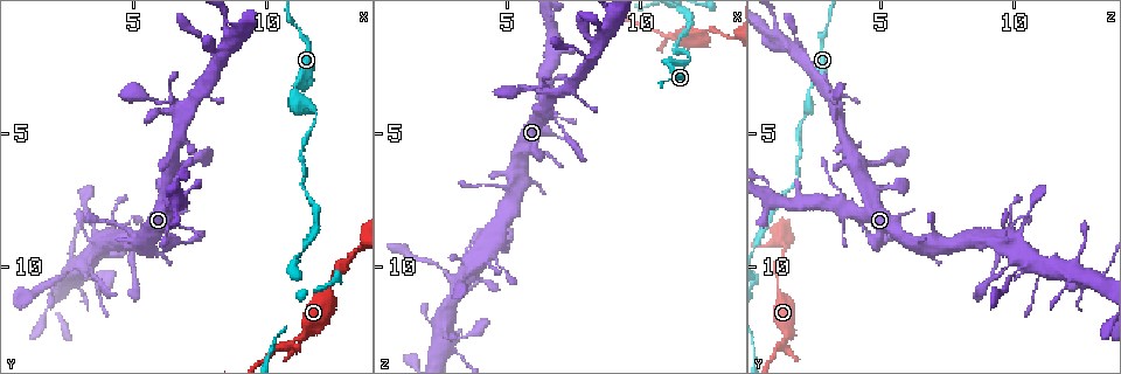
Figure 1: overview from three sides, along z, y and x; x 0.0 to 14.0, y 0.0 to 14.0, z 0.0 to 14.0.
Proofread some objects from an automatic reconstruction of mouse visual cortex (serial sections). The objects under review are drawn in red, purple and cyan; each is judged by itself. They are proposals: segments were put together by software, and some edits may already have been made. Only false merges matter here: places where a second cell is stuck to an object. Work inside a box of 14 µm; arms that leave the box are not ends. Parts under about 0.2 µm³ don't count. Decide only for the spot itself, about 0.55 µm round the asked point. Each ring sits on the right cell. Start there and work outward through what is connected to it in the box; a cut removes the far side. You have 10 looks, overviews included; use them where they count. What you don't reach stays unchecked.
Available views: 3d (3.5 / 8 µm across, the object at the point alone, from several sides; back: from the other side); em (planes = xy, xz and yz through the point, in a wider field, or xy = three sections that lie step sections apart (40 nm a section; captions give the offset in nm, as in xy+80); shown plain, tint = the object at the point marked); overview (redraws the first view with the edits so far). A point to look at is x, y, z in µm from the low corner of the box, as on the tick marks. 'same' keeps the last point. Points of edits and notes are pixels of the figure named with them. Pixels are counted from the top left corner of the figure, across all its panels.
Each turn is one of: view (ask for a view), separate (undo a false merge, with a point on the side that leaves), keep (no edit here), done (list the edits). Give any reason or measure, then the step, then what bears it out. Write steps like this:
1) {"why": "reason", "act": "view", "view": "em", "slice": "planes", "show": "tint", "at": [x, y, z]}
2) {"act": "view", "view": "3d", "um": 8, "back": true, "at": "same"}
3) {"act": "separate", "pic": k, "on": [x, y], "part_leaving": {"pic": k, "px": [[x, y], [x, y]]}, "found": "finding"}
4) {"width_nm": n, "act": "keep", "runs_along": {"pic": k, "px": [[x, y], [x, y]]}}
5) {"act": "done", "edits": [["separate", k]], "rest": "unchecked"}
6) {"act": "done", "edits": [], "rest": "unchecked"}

{"why": "abrupt turn", "act": "view", "view": "3d", "um": 3.5, "at": [11.0, 3.4, 2.4]}

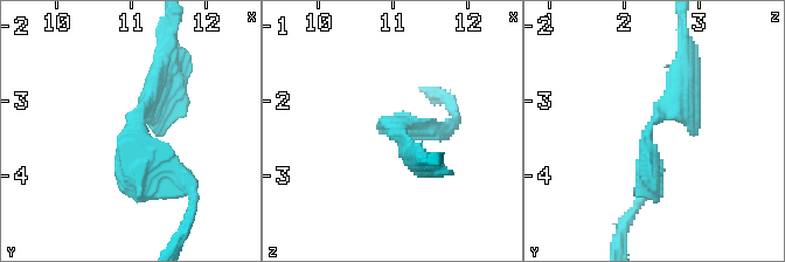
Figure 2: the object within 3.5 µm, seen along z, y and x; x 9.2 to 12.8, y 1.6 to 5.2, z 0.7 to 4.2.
{"why": "need the tissue", "act": "view", "view": "em", "slice": "planes", "show": "tint", "at": [11.10, 3.35, 2.40]}

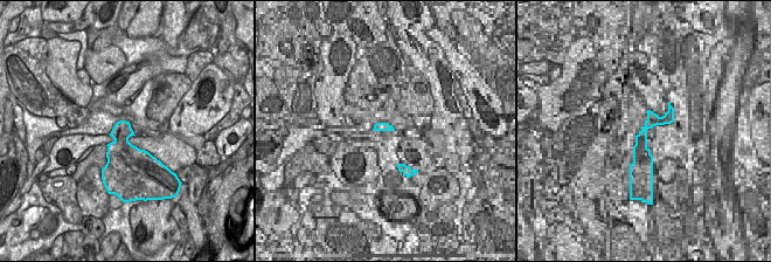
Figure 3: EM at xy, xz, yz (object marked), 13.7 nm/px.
{"act": "keep", "runs_along": {"pic": 2, "px": [[685, 61], [646, 140], [652, 176]]}, "found": "all the same cell"}

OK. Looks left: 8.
{"why": "sudden change in width", "act": "view", "view": "3d", "um": 3.5, "back": true, "at": [6.1, 4.1, 3.5]}

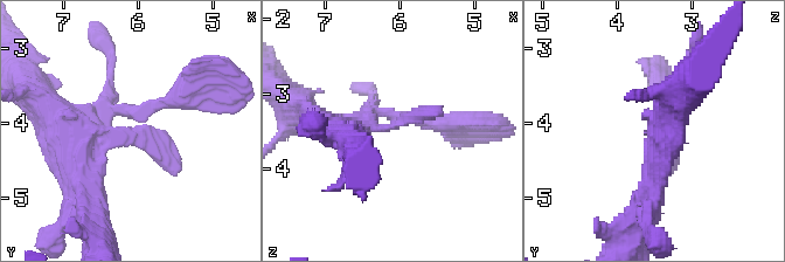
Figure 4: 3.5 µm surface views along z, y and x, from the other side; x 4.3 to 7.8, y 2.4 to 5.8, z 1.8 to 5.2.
{"act": "view", "view": "em", "slice": "xy", "step": 5, "show": "tint", "at": [6.10, 4.15, 3.45]}

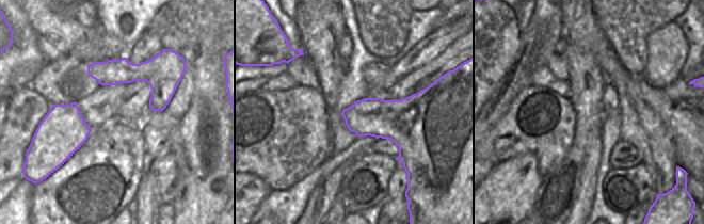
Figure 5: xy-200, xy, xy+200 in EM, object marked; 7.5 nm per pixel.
{"act": "keep", "runs_along": {"pic": 4, "px": [[337, 128], [447, 124]]}, "found": "all the same cell"}

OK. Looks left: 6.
{"why": "calibre changes", "act": "view", "view": "3d", "um": 8, "at": [3.3, 10.2, 13.3]}

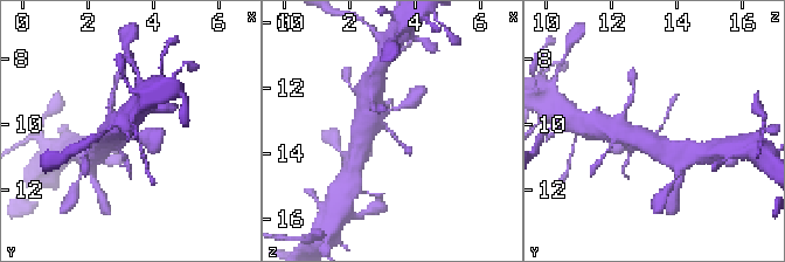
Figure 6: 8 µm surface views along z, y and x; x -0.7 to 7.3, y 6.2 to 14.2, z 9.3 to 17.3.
{"why": "now the EM", "act": "view", "view": "em", "slice": "xy", "step": 2, "show": "tint", "at": [3.3, 10.2, 13.4]}

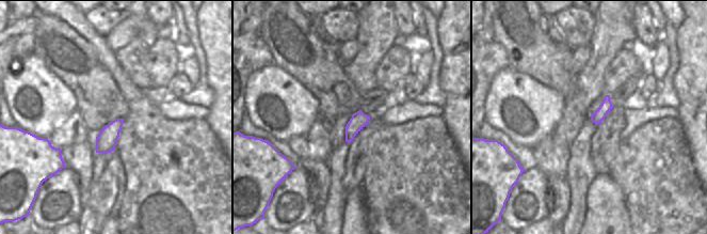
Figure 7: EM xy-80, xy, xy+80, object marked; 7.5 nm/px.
{"act": "keep", "runs_along": {"pic": 6, "px": [[369, 114], [405, 147]]}, "found": "one cell here"}

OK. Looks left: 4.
{"act": "view", "view": "3d", "um": 3.5, "at": [10.2, 13.3, 1.1]}

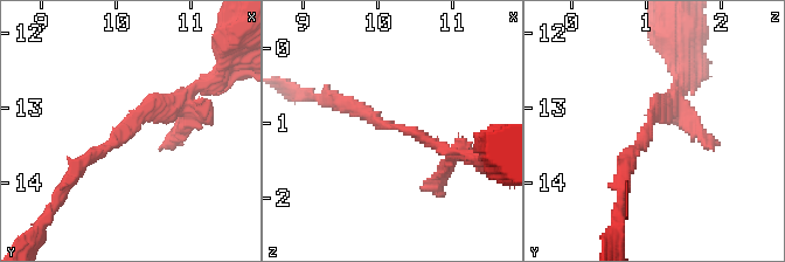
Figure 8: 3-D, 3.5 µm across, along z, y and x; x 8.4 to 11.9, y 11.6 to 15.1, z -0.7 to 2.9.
{"arm_widths_nm": [200, 200], "why": "now the EM", "act": "view", "view": "em", "slice": "xy", "step": 1, "show": "tint", "at": [10.30, 13.20, 1.05]}

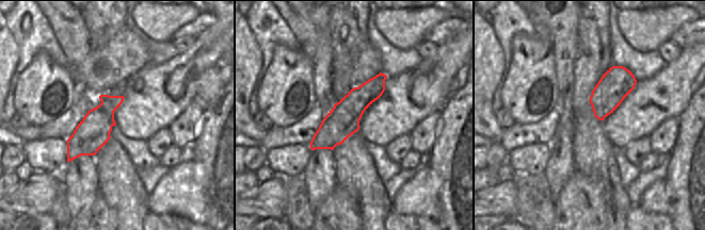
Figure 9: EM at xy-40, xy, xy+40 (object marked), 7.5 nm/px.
{"width_nm": 240, "act": "keep", "runs_along": {"pic": 8, "px": [[195, 89], [155, 103], [76, 169]]}, "found": "one cell here"}

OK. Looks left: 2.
{"act": "done", "edits": [], "rest": "unchecked"}

